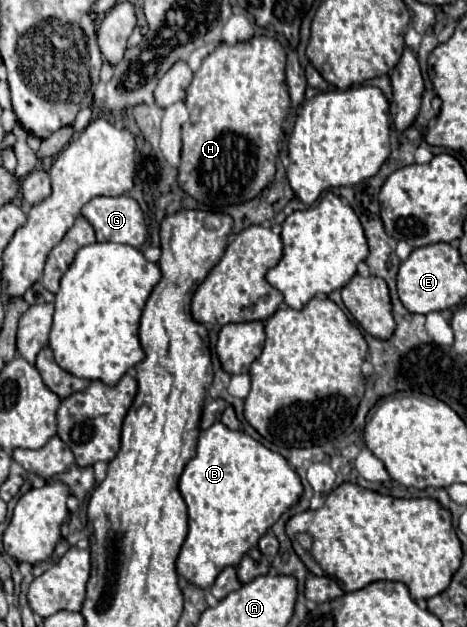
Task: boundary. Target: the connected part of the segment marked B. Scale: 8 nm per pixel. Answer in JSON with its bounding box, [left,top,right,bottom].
[176,421,304,587]

